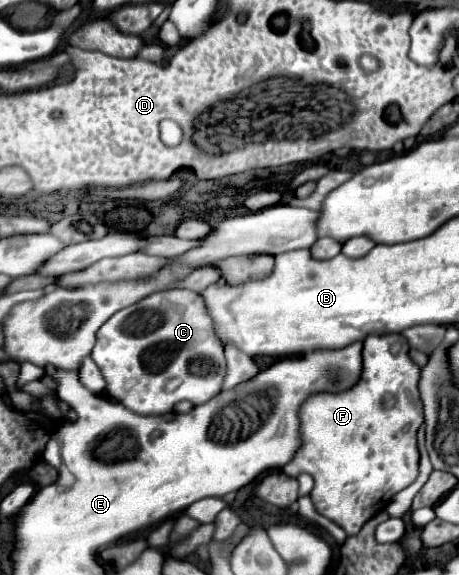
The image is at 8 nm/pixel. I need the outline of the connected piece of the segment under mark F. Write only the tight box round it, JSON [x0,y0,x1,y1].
[283,334,423,536]

